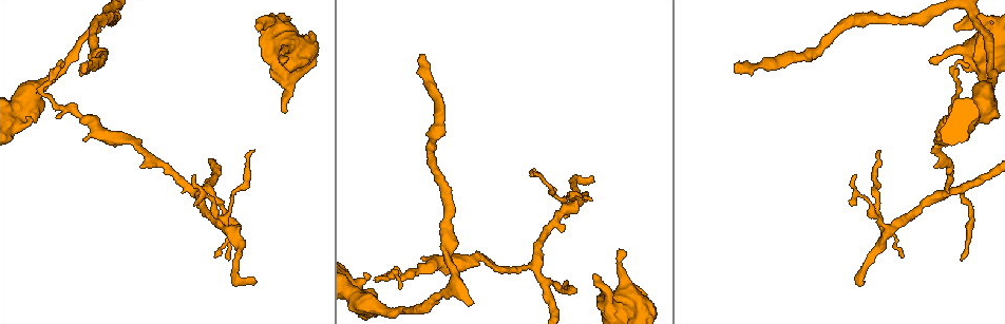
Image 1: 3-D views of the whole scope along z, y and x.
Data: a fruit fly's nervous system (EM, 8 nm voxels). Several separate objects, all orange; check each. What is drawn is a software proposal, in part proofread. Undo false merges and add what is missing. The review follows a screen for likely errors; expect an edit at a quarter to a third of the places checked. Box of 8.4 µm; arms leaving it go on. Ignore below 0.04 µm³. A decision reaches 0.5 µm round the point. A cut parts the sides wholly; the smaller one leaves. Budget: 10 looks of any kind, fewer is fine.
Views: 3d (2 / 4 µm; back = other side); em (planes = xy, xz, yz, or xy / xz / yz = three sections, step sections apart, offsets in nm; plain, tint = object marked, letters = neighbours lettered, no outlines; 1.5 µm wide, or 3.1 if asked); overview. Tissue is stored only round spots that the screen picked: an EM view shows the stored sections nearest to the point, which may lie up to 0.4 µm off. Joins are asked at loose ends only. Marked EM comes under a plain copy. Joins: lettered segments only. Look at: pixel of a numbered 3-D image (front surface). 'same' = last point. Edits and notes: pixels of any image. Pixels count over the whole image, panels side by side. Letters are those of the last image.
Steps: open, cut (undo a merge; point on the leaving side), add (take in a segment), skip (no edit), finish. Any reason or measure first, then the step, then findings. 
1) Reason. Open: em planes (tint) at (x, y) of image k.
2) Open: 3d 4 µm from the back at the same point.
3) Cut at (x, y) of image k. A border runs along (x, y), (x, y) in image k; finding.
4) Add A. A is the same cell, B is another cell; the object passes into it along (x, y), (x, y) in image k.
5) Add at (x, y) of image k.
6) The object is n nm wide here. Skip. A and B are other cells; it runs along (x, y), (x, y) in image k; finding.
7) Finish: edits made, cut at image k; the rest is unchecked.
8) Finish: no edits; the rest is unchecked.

Free end. Open: 3d 2 µm from the back at (954, 27) of image 1.

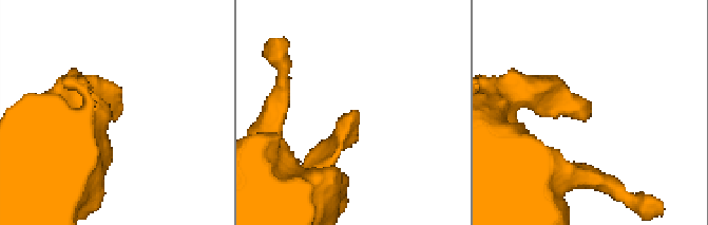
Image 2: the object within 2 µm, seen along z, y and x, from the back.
Shape alone is not enough. Open: em xy step 8 (tint) at (583, 109) of image 2.

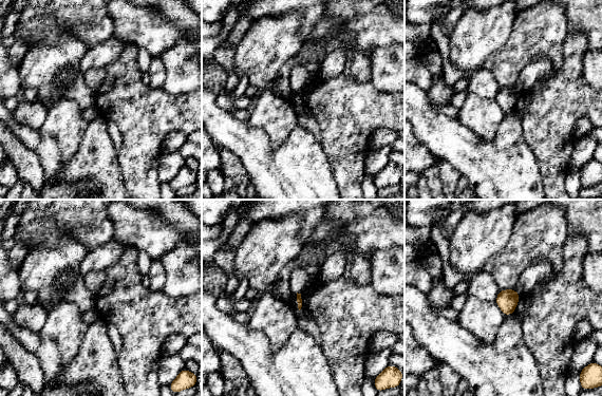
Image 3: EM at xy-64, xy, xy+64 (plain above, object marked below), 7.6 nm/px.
Open: em planes (letters) at the same point.

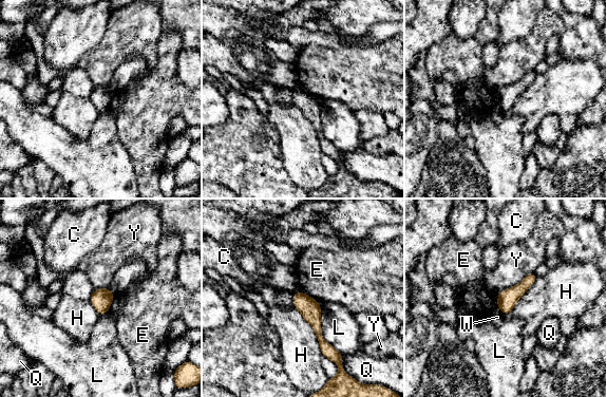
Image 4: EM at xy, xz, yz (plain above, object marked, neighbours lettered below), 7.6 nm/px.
The object is 150 nm wide here. Skip. C, E, H, L, Q, W and Y are other cells; it runs along (297, 295), (336, 354) in image 4; none of them fits.

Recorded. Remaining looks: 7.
Branch stops here. Open: em yz step 4 (letters) at (591, 175) of image 1.

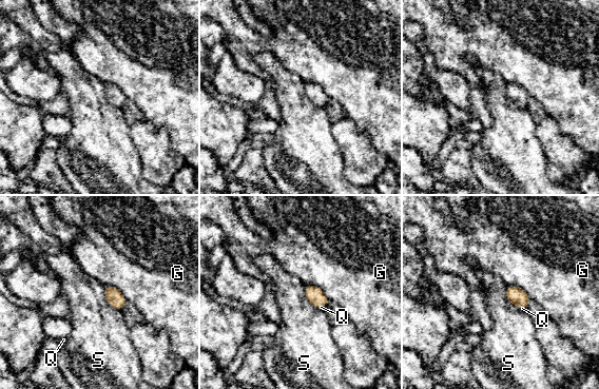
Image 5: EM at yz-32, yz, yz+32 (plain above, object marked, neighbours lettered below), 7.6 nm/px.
Open: em planes (letters) at the same point.

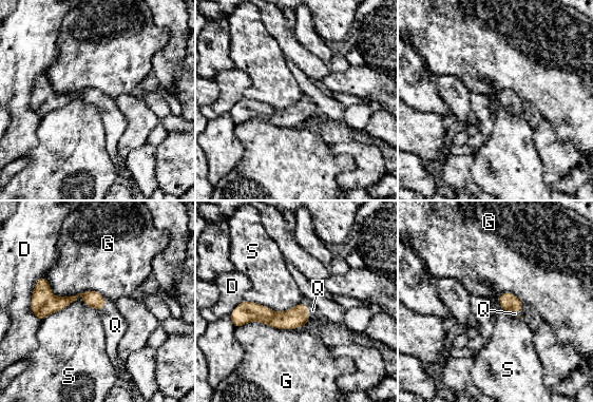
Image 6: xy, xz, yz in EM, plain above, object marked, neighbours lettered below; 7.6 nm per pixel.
The object is 130 nm wide here. Add Q. Q is the same cell, D, G and S are other cells; the object passes into it along (294, 318), (307, 309), (312, 310) in image 6; it goes on there.

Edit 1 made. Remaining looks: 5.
Open: overview.

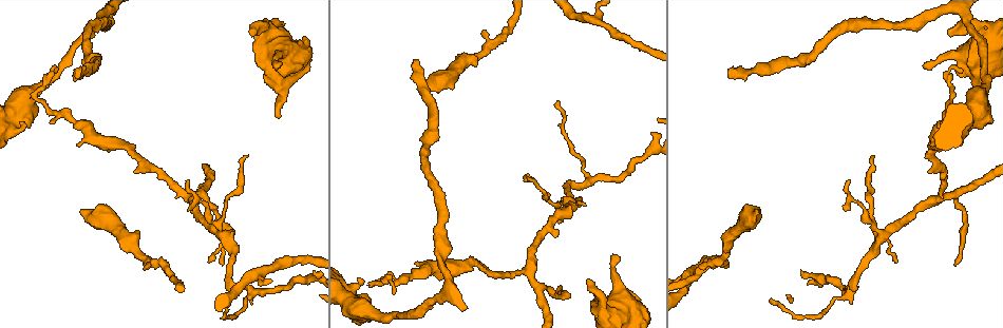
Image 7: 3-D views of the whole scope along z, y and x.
Tapers out. Open: em planes (letters) at (846, 209) of image 7.

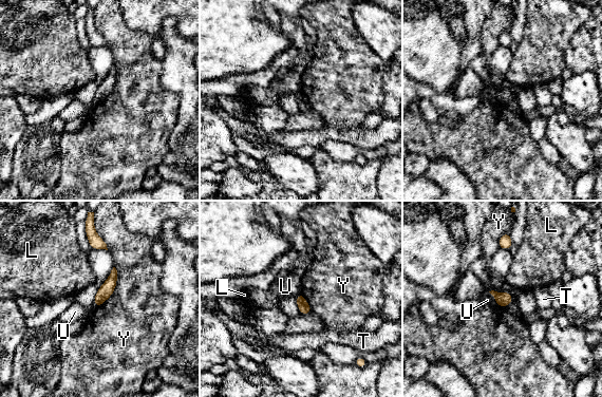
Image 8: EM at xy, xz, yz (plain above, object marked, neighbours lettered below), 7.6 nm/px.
Skip. L, T, U and Y are other cells; a border runs along (114, 266), (115, 288), (95, 307) in image 8; no lettered segment goes on from it.

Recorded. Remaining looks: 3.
Branch stops here. Open: 3d 2 µm at (729, 71) of image 7.

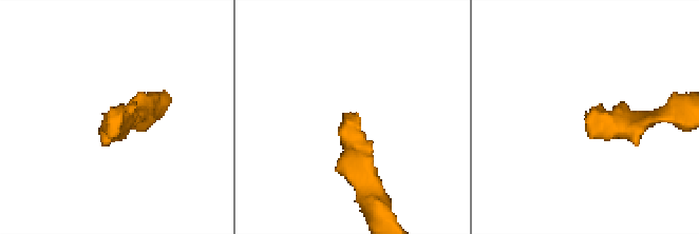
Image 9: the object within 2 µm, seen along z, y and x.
Need the tissue. Open: em planes (letters) at (358, 115) of image 9.

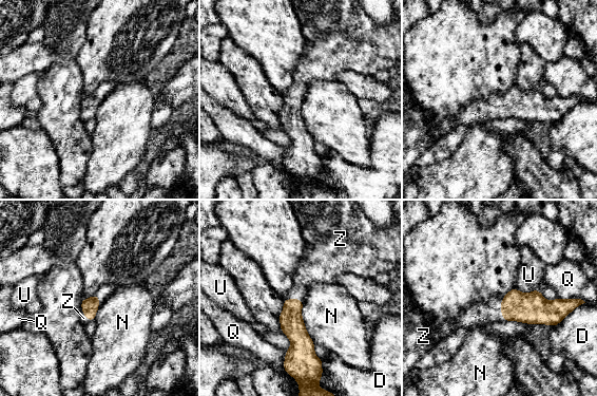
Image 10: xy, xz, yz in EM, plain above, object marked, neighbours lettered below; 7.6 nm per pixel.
Add Z. Z is the same cell, D, N, Q and U are other cells; the object passes into it along (532, 307), (501, 310), (482, 313) in image 10; it goes on there.

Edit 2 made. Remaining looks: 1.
Finish: edits made, add at image 6, add at image 10; the rest is unchecked.

